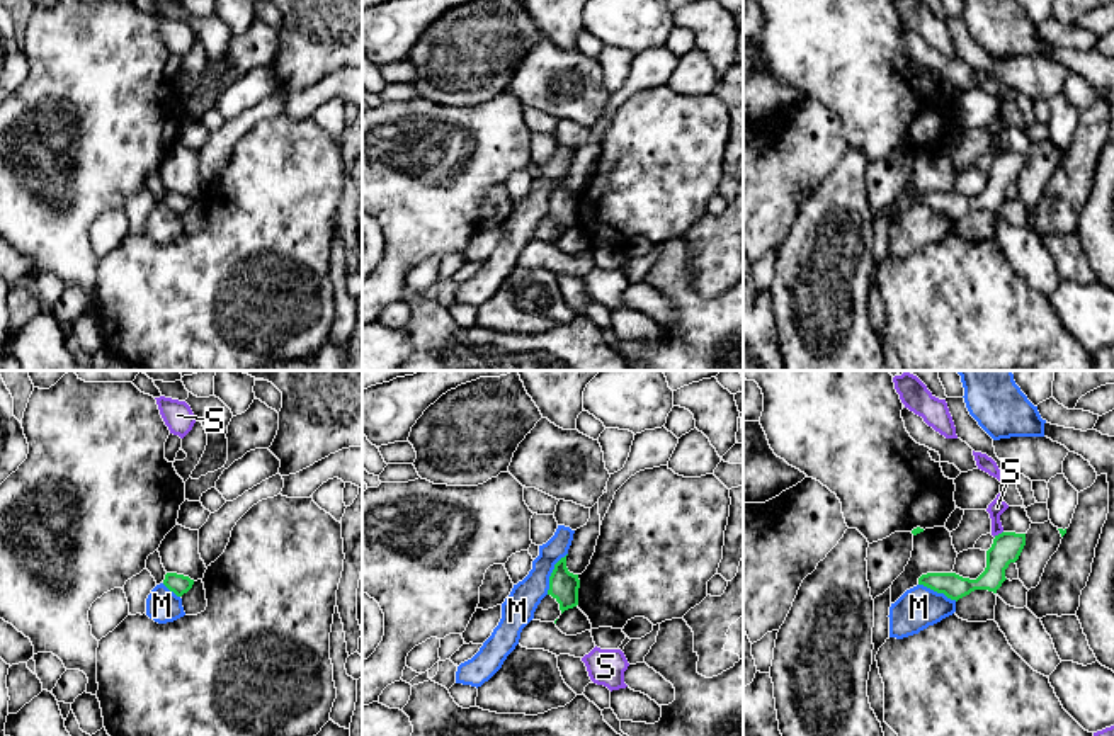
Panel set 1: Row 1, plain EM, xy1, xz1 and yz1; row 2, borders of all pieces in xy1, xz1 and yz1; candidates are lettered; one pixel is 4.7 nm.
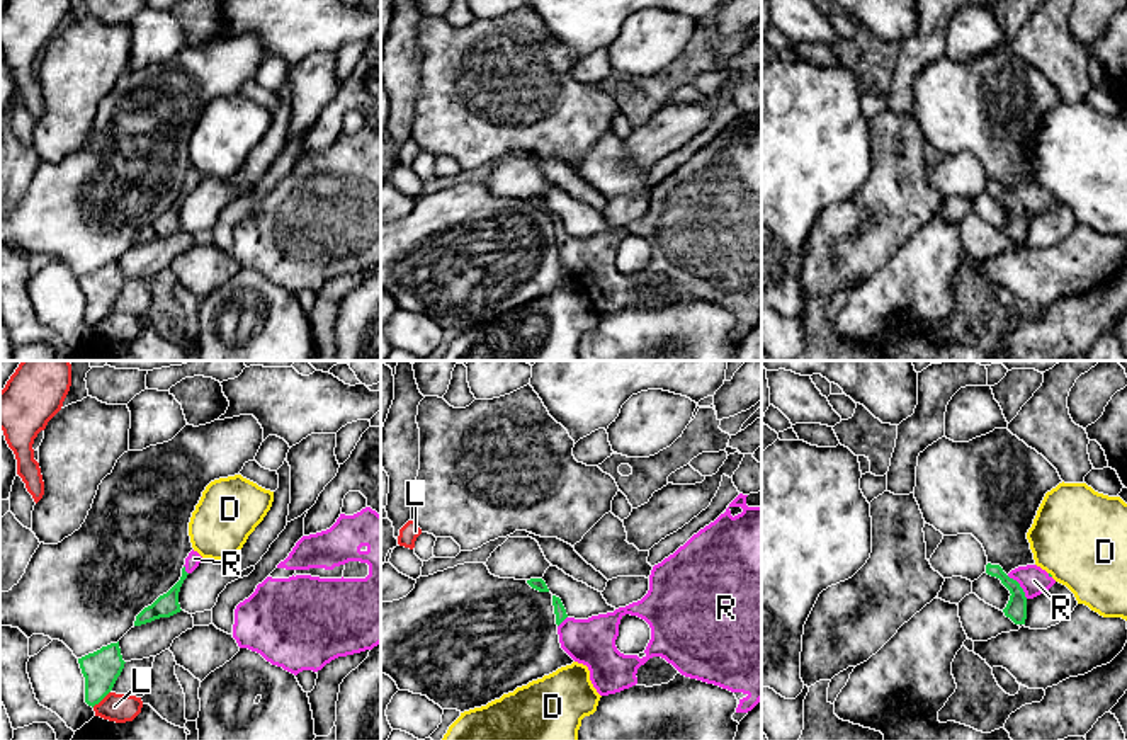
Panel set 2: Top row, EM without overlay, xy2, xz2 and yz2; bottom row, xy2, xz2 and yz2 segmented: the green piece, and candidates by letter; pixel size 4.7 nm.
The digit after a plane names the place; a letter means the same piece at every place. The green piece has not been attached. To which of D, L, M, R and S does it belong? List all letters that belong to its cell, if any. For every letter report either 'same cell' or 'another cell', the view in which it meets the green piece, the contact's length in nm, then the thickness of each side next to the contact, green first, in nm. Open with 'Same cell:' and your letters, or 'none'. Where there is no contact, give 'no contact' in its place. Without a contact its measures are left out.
Same cell: R
D: another cell; no contact
L: another cell; meets green in xy2; contact 120 nm long; 180 nm thick on the green side, 140 nm on the other
M: another cell; meets green in xz1; contact 220 nm long; 140 nm thick on the green side, 160 nm on the other
R: same cell; meets green in yz2; contact 150 nm long; 100 nm thick on the green side, 140 nm on the other
S: another cell; meets green in yz1; contact 50 nm long; 140 nm thick on the green side, 80 nm on the other

